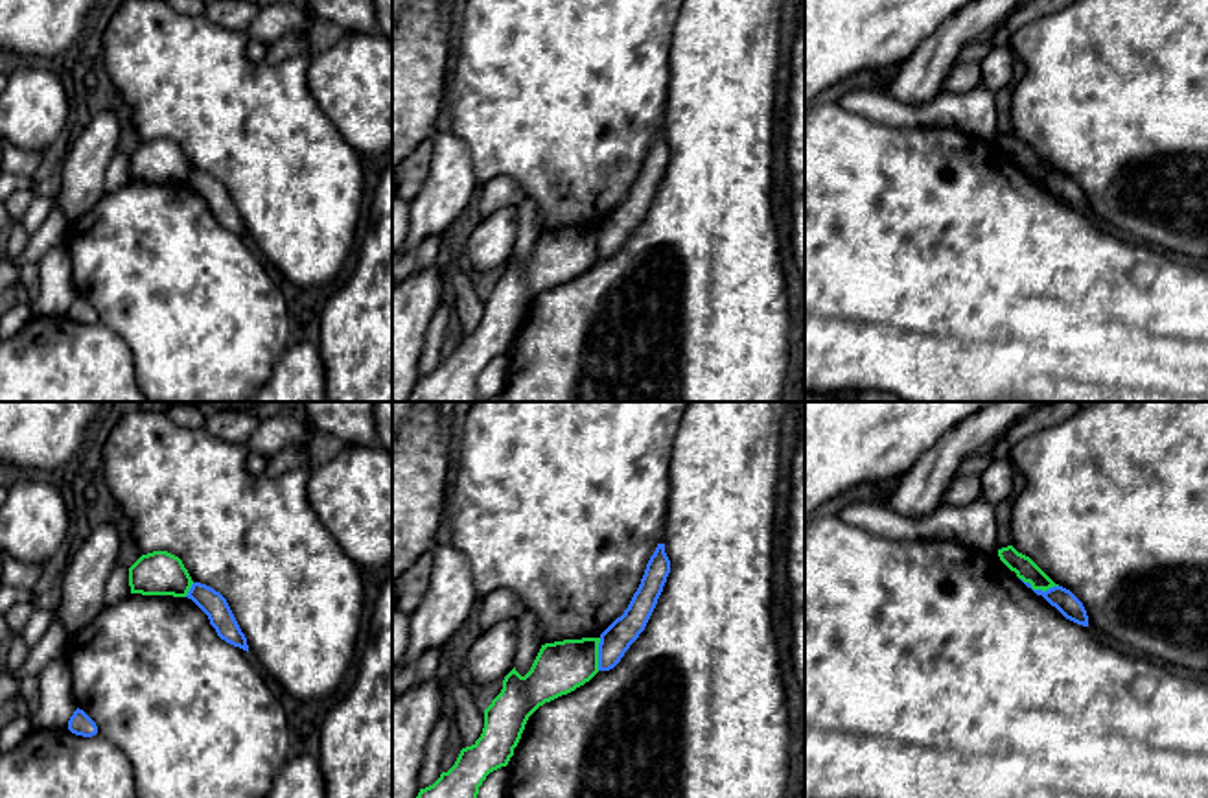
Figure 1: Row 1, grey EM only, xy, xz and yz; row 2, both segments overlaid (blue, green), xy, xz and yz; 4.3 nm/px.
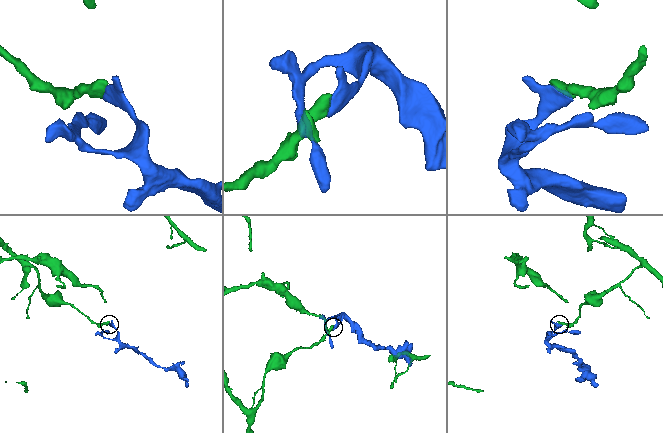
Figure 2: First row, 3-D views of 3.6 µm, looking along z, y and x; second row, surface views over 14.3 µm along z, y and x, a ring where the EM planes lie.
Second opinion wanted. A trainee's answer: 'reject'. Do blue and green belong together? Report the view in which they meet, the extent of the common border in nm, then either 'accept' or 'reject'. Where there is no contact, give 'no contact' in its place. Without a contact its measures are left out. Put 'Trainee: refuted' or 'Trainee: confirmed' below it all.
contact in yz; length 170 nm; reject
Trainee: confirmed

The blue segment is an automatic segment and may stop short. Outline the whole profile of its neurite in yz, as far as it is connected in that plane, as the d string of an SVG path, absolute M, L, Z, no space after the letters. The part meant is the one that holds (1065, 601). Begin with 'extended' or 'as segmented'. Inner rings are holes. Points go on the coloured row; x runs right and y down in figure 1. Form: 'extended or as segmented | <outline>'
as segmented | M1053 586L1046 592L1033 590L1037 595L1042 595L1051 606L1055 606L1066 619L1088 627L1088 616L1083 603L1066 588Z

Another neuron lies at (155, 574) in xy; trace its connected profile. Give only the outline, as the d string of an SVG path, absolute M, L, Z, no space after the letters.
M168 551L142 555L129 568L131 593L186 597L192 584L182 560Z

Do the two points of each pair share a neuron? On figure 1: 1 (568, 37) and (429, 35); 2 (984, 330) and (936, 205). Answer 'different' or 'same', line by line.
1: different
2: same

